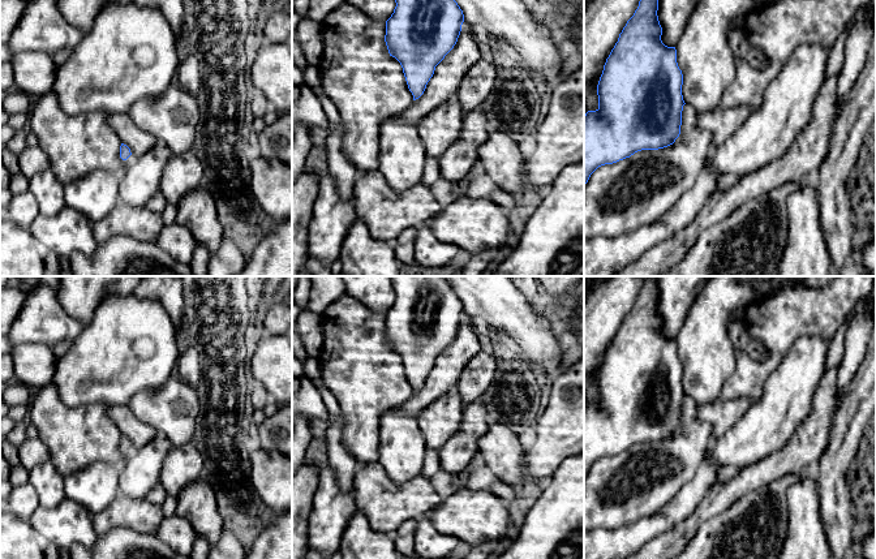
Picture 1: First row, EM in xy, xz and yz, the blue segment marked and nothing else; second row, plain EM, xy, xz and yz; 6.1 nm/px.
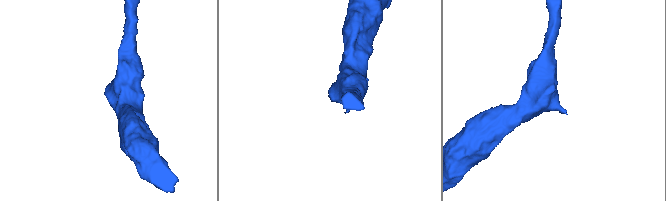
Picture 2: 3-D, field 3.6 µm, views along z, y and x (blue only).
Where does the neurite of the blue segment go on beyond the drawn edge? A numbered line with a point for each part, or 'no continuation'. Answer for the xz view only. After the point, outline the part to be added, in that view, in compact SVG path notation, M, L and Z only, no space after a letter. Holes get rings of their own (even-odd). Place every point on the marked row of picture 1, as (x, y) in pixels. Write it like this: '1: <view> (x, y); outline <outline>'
no continuation

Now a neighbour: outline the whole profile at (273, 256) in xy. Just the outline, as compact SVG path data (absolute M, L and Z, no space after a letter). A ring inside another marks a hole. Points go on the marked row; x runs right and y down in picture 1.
M292 216L275 224L235 276L292 276Z

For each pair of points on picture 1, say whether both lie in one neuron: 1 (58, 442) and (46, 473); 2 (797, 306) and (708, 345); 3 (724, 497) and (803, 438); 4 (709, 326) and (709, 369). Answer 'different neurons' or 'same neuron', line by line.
1: different neurons
2: different neurons
3: same neuron
4: same neuron

